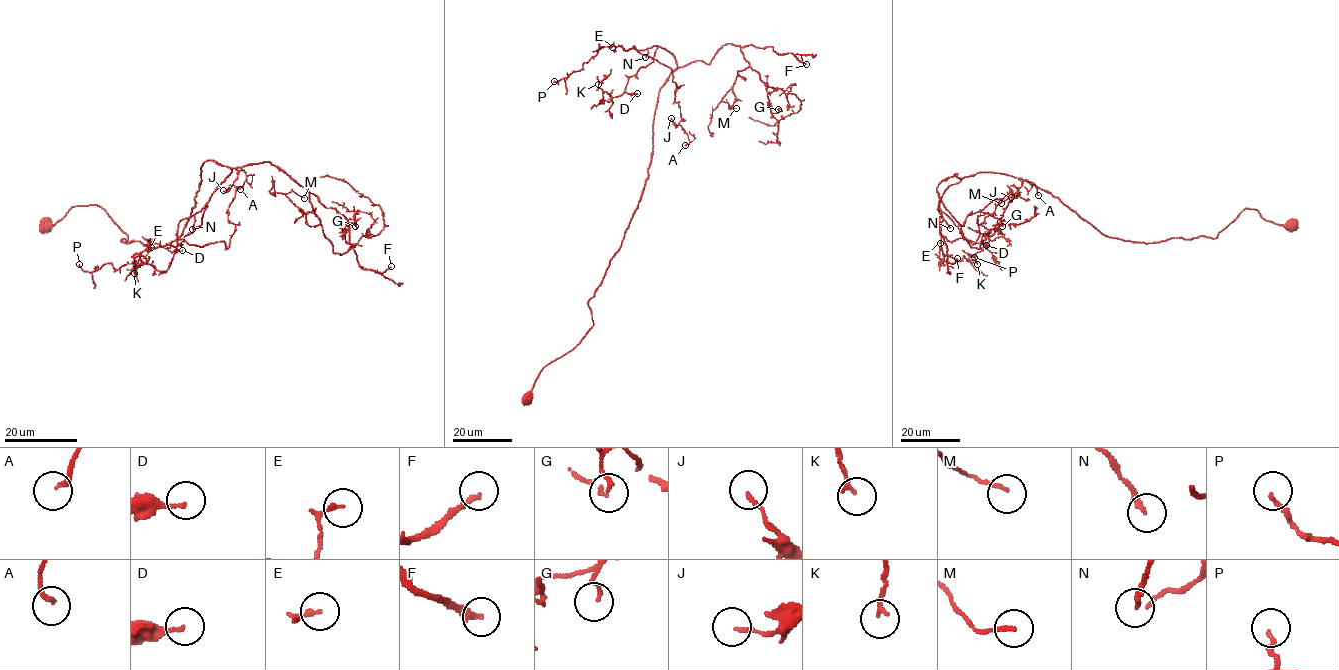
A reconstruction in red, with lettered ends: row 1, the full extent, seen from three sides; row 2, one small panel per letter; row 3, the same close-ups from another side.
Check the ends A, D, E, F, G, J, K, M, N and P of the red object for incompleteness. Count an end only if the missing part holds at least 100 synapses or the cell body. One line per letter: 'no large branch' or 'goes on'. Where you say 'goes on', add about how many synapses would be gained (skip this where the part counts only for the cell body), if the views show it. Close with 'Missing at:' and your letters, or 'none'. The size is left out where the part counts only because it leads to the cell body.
A: no large branch
D: no large branch
E: no large branch
F: goes on; 120 synapses
G: no large branch
J: no large branch
K: no large branch
M: no large branch
N: goes on; 110 synapses
P: no large branch
Missing at: F, N

